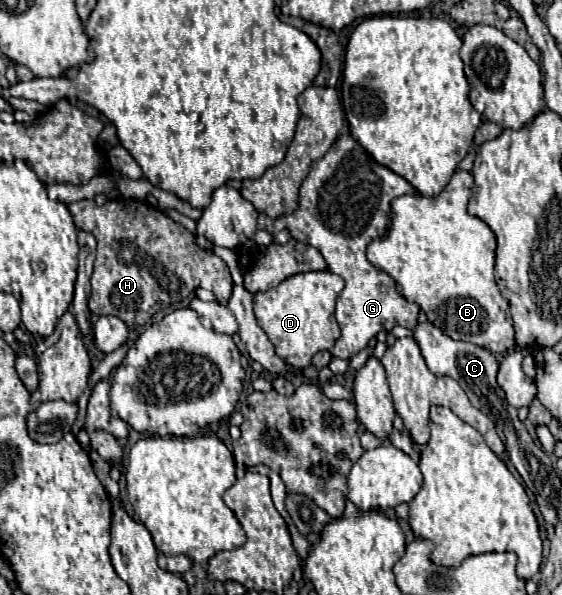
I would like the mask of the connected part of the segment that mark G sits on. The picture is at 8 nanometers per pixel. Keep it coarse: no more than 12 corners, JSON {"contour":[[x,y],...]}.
{"contour":[[342,134],[312,162],[298,208],[258,228],[318,248],[352,358],[418,304],[366,258],[410,182]]}

